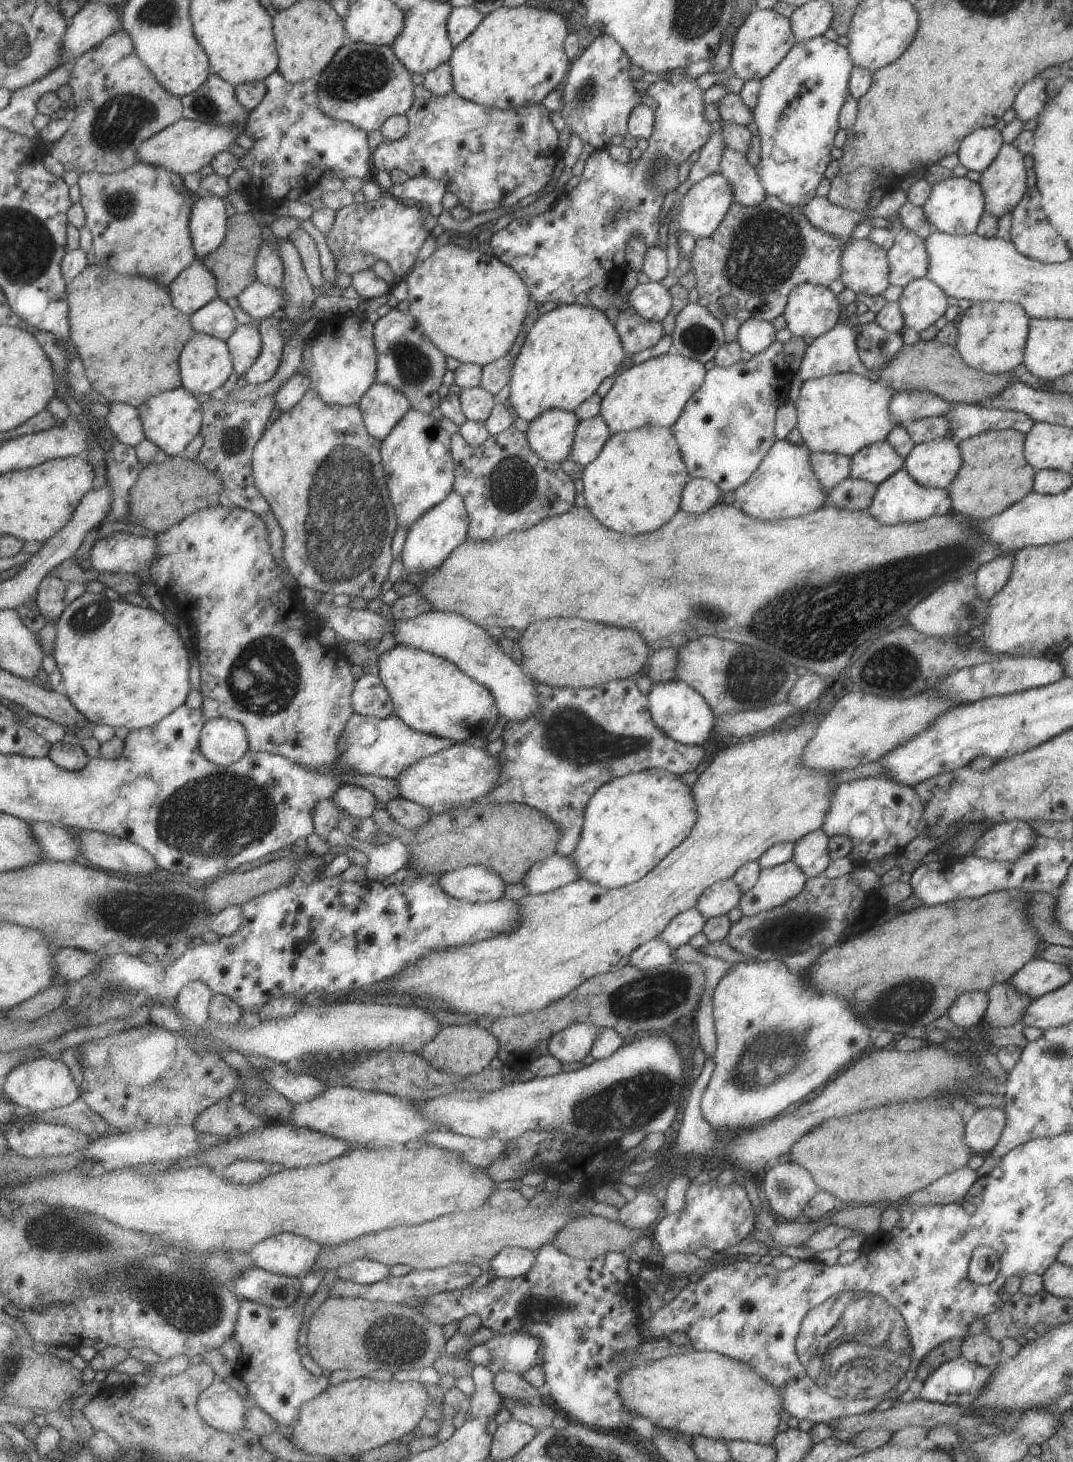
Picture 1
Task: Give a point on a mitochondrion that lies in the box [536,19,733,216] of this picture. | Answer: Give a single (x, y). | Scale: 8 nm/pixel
(584, 95)

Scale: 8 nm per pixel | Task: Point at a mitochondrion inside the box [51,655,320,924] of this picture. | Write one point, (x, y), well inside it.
(222, 814)

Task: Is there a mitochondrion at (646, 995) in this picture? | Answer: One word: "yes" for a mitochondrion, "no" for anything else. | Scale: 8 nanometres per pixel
yes

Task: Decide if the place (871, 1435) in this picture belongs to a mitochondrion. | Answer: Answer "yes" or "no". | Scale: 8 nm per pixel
no

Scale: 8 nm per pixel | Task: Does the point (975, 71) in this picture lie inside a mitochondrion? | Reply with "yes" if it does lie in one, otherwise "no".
no

